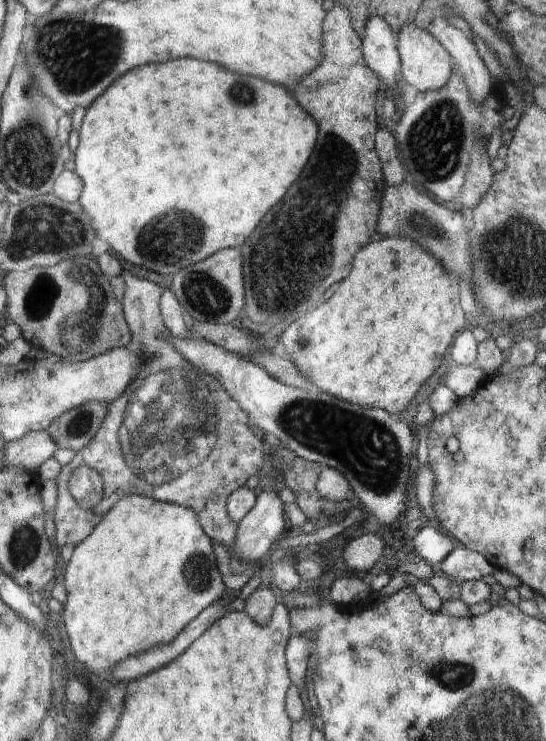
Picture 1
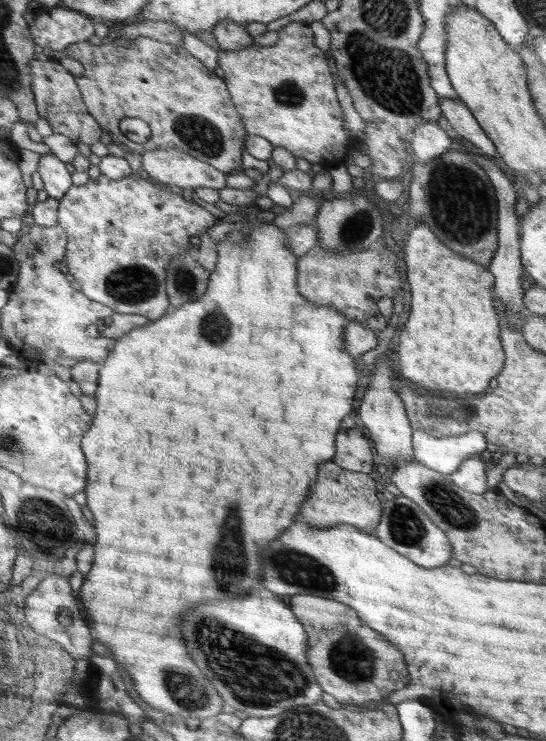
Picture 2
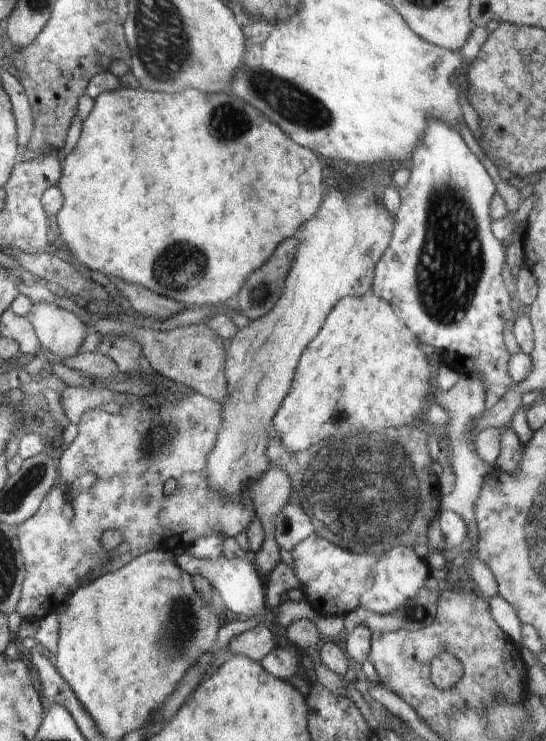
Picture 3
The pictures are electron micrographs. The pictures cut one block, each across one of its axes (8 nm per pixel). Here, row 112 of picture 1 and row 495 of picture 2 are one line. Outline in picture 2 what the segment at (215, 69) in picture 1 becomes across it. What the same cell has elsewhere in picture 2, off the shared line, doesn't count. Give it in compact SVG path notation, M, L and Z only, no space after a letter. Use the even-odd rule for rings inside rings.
M249 219L245 224L250 225L249 232L229 234L216 245L217 265L215 270L210 272L206 292L198 300L176 309L170 308L160 319L131 330L130 334L117 339L114 350L108 353L108 360L104 361L99 370L97 391L94 396L97 409L90 428L81 440L82 453L88 463L88 484L83 492L86 494L88 508L94 514L93 525L96 533L96 540L92 542L94 566L84 576L79 590L80 602L84 606L83 612L90 622L89 627L96 632L96 641L112 644L108 646L110 656L116 660L118 666L122 666L128 672L134 690L146 704L166 712L168 717L180 717L186 722L200 720L204 724L211 723L222 713L224 702L218 696L218 692L212 688L212 684L204 678L204 672L194 664L194 660L190 658L184 646L182 630L180 630L182 614L208 600L232 600L238 596L246 596L250 588L256 588L254 584L260 582L260 574L262 574L258 552L292 526L294 516L298 514L302 502L307 499L311 493L311 486L316 482L320 464L334 457L334 438L340 430L342 418L346 418L346 414L352 410L356 382L359 379L355 358L343 349L345 347L343 332L349 321L332 307L308 303L297 291L298 258L288 251L284 229L279 227L275 220L271 223L258 221L260 224L258 227L256 227L256 219Z

